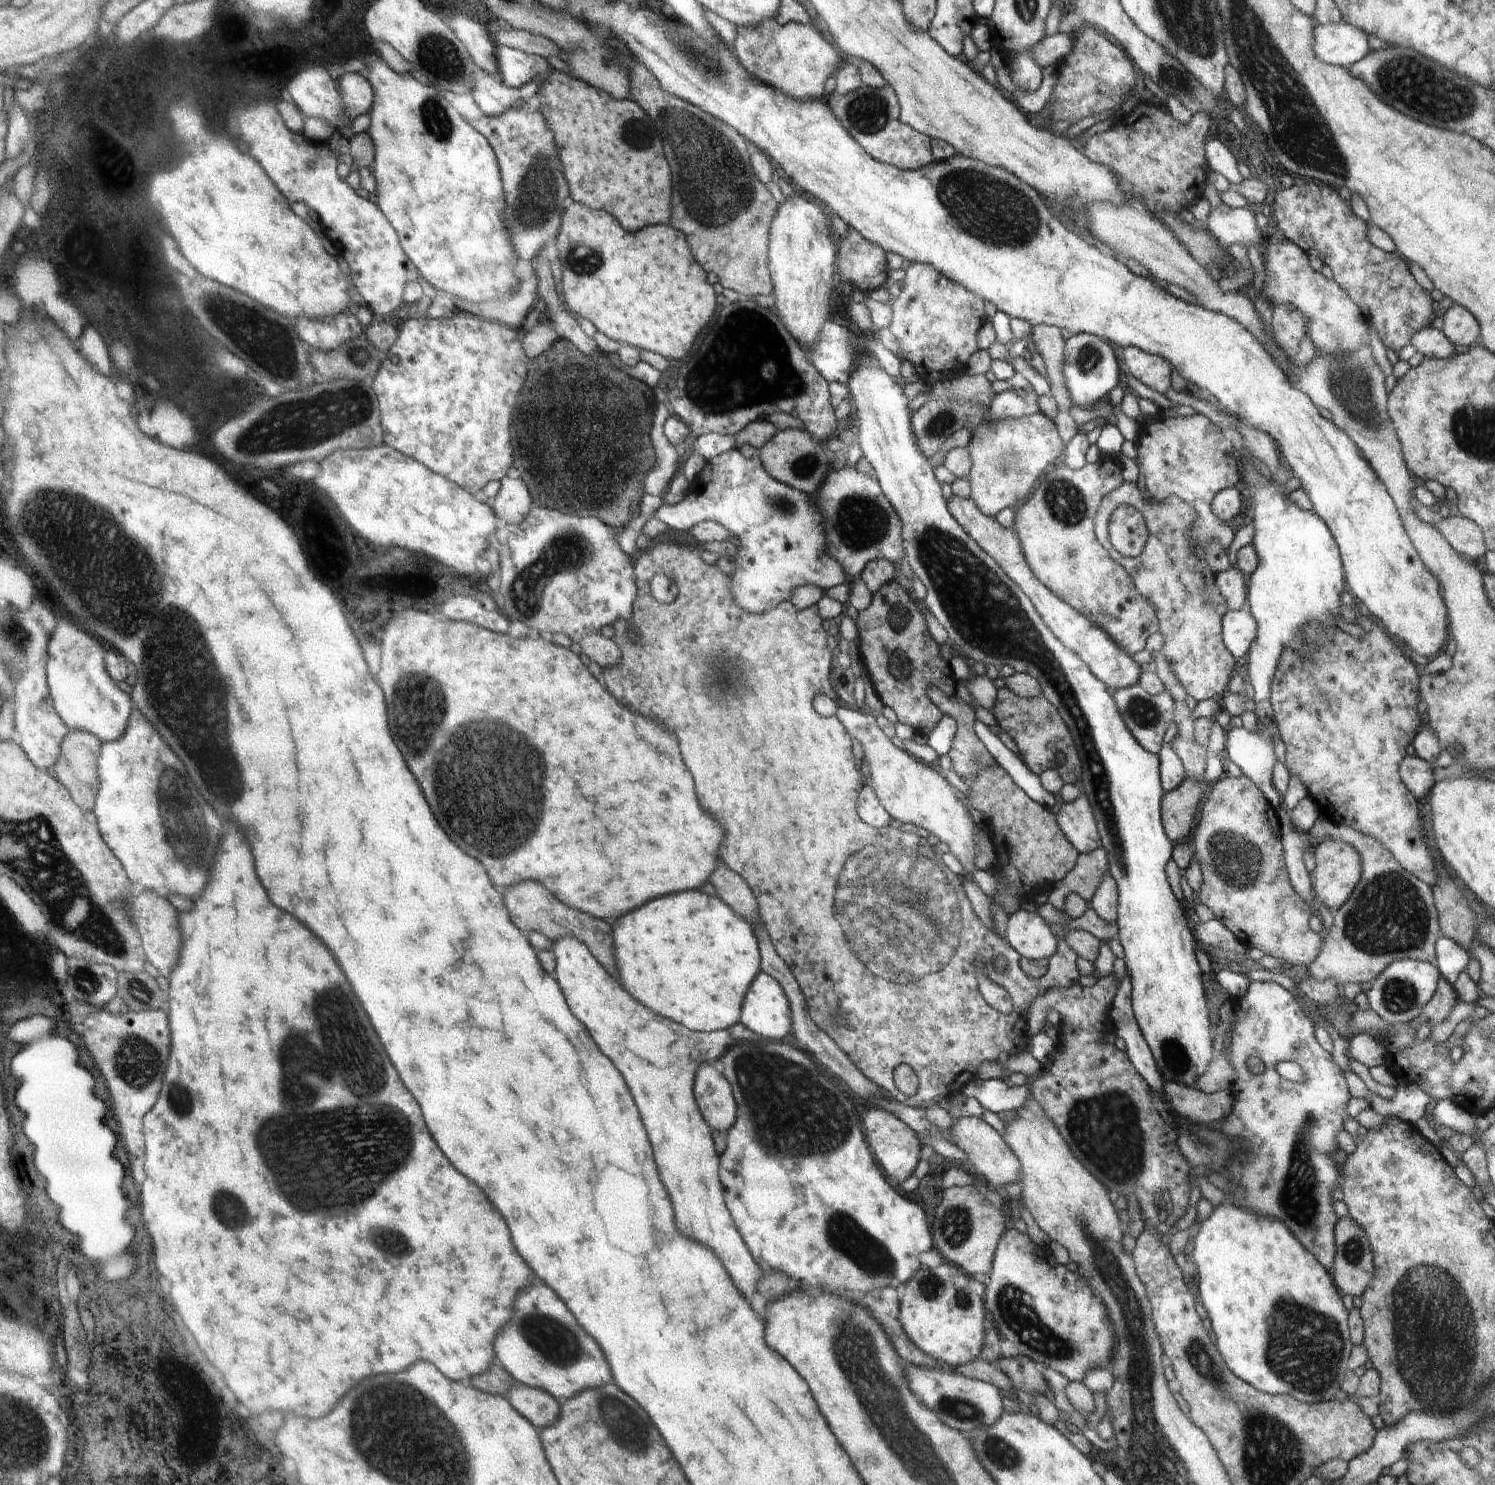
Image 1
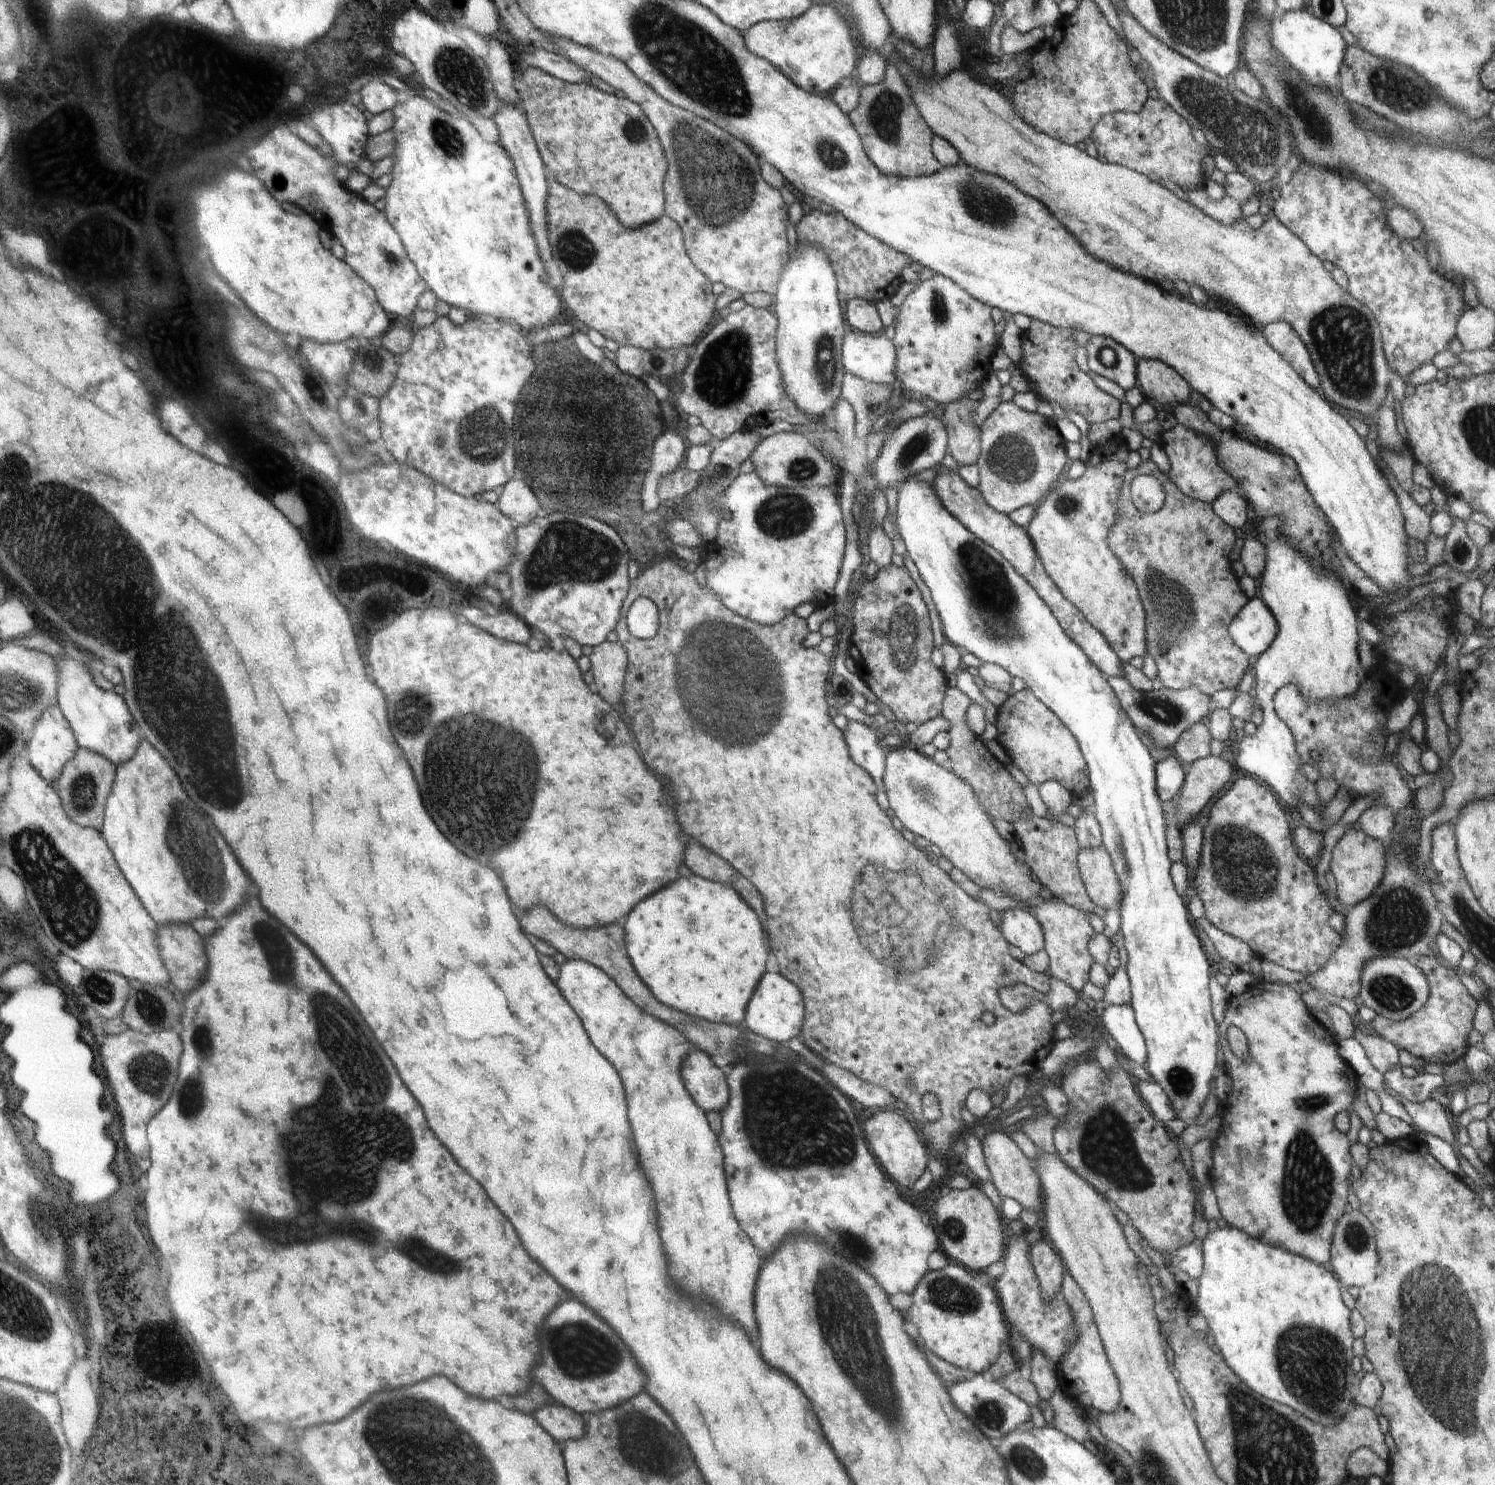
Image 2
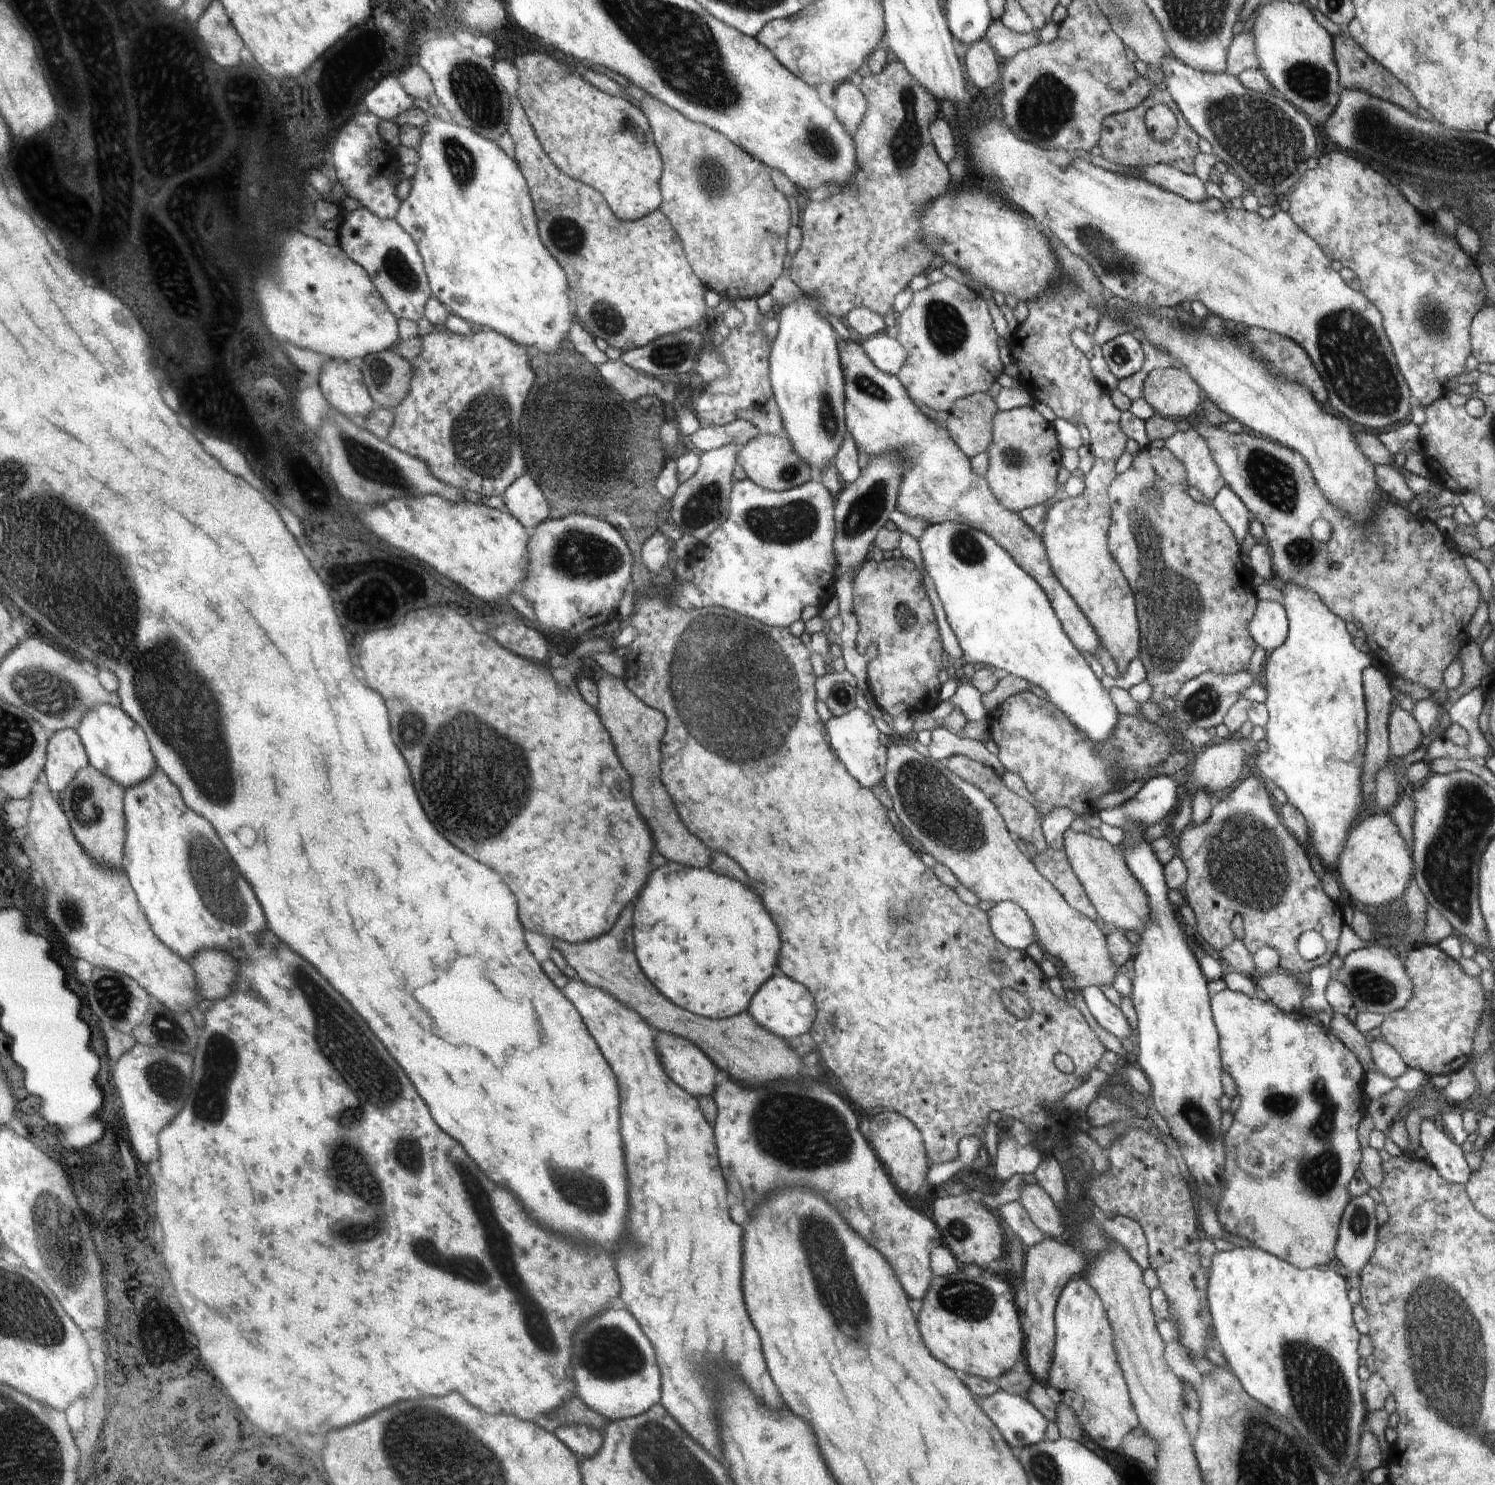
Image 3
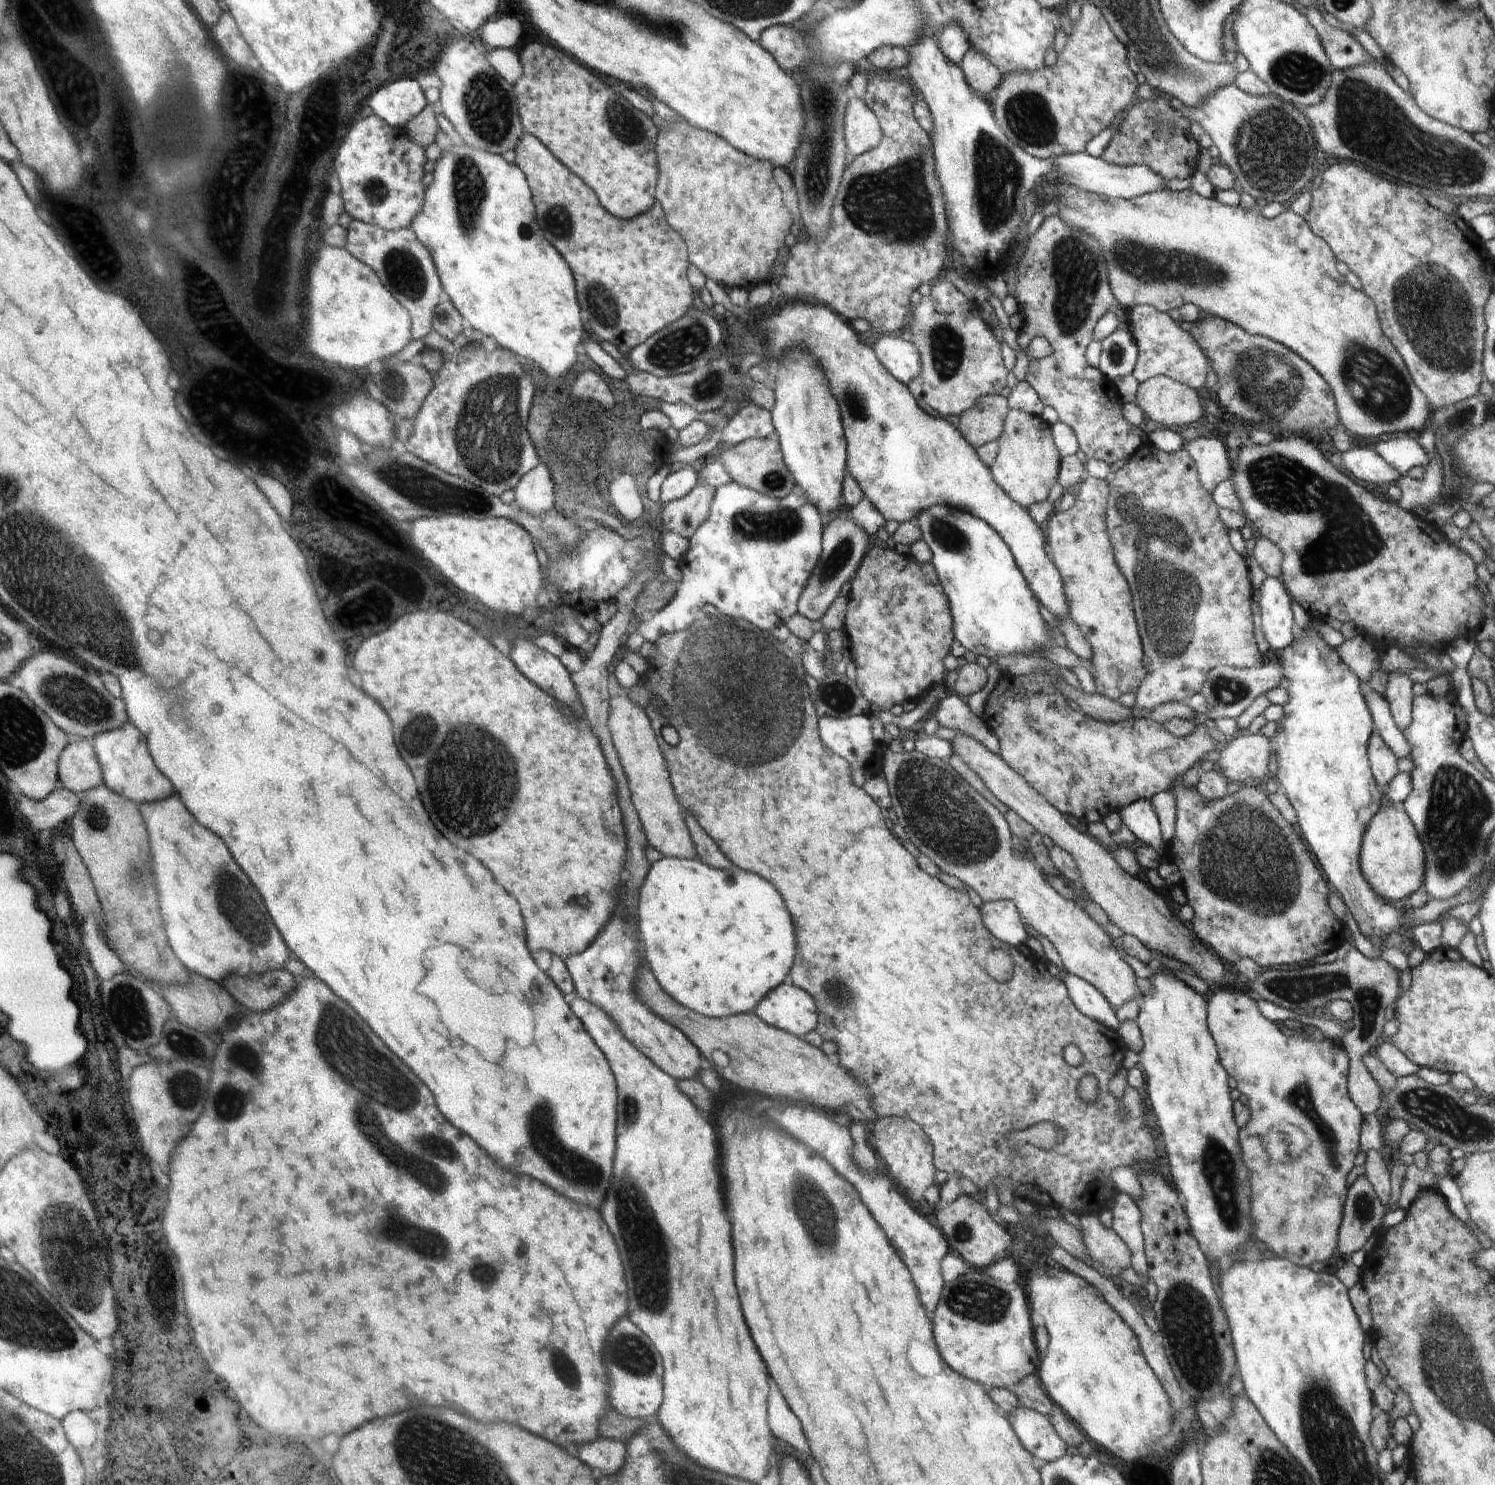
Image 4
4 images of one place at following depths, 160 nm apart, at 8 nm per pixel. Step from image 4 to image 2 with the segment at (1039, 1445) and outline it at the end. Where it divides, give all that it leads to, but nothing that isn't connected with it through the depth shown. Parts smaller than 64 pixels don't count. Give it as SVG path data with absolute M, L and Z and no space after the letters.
M976 1373L972 1380L956 1382L954 1386L948 1388L950 1396L954 1398L954 1404L970 1418L970 1422L974 1422L974 1426L982 1426L982 1432L988 1438L1002 1440L1006 1434L1013 1433L1018 1428L1022 1429L1026 1420L1031 1419L1030 1406L1024 1399L1006 1390L998 1381L984 1379L980 1373Z

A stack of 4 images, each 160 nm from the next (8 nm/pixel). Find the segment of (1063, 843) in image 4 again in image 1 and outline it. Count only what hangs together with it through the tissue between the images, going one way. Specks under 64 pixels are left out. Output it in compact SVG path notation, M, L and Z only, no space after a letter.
M1100 846L1092 853L1082 853L1078 859L1078 866L1074 868L1060 881L1057 882L1049 895L1049 902L1054 908L1064 912L1065 897L1069 894L1079 894L1088 902L1094 894L1103 877L1109 872L1107 850Z

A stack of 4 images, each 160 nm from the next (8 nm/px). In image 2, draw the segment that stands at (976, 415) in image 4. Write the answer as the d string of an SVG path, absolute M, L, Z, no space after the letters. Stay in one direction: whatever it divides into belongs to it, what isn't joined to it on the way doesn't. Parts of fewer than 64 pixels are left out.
M963 397L945 406L942 422L949 432L948 452L959 467L978 463L980 427L974 424L977 402Z

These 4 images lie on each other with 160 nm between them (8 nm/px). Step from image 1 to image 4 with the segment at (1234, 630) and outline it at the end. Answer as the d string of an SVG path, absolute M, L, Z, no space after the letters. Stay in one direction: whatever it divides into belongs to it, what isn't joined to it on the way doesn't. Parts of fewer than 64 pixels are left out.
M1268 576L1259 589L1258 602L1260 607L1261 631L1276 650L1284 650L1296 635L1291 610L1292 599L1278 578Z

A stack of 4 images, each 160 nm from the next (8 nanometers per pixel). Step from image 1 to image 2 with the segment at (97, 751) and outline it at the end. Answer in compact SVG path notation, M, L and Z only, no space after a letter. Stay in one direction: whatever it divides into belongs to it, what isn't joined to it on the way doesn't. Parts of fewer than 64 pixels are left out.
M79 750L77 758L66 766L58 783L58 788L69 816L82 826L92 826L103 831L107 812L107 803L114 793L117 782L118 768L105 755L97 754L92 750Z

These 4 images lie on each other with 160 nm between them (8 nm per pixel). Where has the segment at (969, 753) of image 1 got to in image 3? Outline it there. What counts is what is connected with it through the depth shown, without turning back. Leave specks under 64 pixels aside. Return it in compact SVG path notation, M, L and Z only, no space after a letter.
M956 754L948 758L947 767L959 778L965 779L966 782L973 783L974 786L980 788L982 792L984 792L986 798L996 806L1001 816L1004 816L1005 823L1008 824L1009 830L1015 837L1030 842L1030 844L1036 847L1036 850L1042 850L1042 852L1044 852L1044 850L1048 848L1041 828L1041 822L1038 820L1041 816L1038 814L1035 807L1028 803L1028 800L1024 800L1022 796L1018 796L1018 794L1009 790L1001 777L996 776L996 772L994 772L990 766L986 766L986 764L982 764L982 762L976 762L969 754Z

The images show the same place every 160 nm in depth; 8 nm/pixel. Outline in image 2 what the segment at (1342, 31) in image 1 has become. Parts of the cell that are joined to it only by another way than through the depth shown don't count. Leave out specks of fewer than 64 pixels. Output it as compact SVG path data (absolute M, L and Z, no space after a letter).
M1292 10L1275 16L1270 24L1270 40L1274 50L1284 61L1297 71L1306 82L1314 86L1328 86L1332 94L1341 96L1339 92L1339 70L1343 64L1348 44L1334 26L1321 22L1306 10Z

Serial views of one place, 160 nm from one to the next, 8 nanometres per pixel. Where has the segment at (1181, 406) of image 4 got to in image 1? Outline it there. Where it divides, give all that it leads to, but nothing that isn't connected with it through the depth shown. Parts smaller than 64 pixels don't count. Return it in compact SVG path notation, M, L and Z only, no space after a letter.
M1126 347L1122 350L1122 356L1129 373L1138 382L1162 394L1172 387L1170 372L1173 368L1165 358L1144 352L1138 347Z

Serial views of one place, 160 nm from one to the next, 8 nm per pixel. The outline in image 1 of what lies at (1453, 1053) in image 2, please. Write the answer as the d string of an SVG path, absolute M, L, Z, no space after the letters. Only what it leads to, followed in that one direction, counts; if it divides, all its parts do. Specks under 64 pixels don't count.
M1441 976L1434 996L1428 1001L1428 1004L1422 1009L1422 1012L1406 1024L1414 1031L1417 1031L1420 1024L1424 1024L1424 1022L1429 1022L1432 1027L1440 1024L1450 1016L1450 1012L1452 1012L1451 1008L1457 1001L1459 1000L1454 988L1446 980L1442 980Z

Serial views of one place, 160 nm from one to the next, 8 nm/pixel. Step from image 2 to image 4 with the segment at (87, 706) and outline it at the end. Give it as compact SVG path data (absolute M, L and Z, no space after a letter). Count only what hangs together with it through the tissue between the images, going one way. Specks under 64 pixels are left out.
M128 723L121 729L98 735L92 739L105 774L105 784L114 792L123 794L139 805L157 803L174 794L173 783L157 765L149 745L149 738L137 727Z

